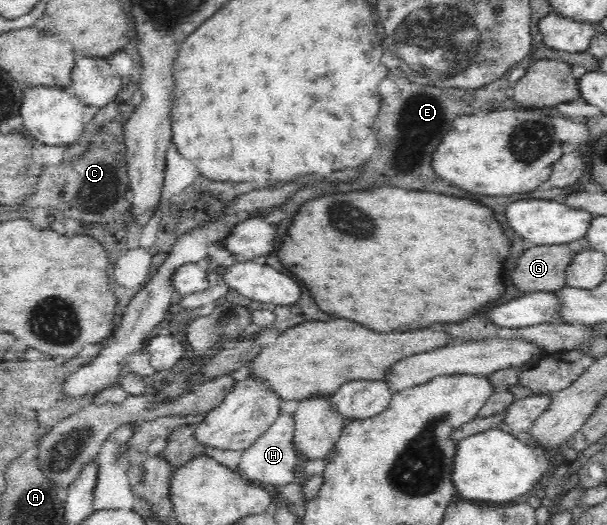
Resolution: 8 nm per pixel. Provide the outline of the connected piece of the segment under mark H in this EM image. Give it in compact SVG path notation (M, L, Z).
M287 413L279 415L276 422L270 426L269 432L266 432L253 446L242 452L240 462L235 469L242 479L269 488L277 484L293 482L296 453L294 453L292 422L293 417Z

